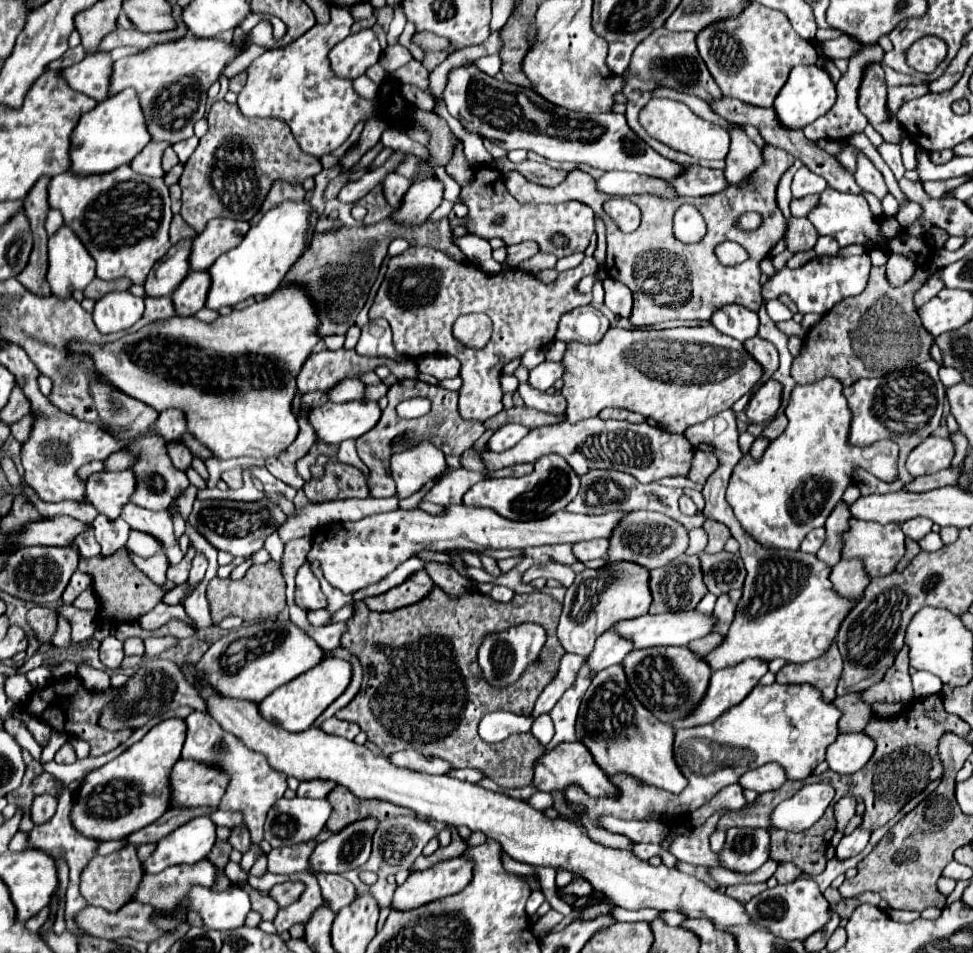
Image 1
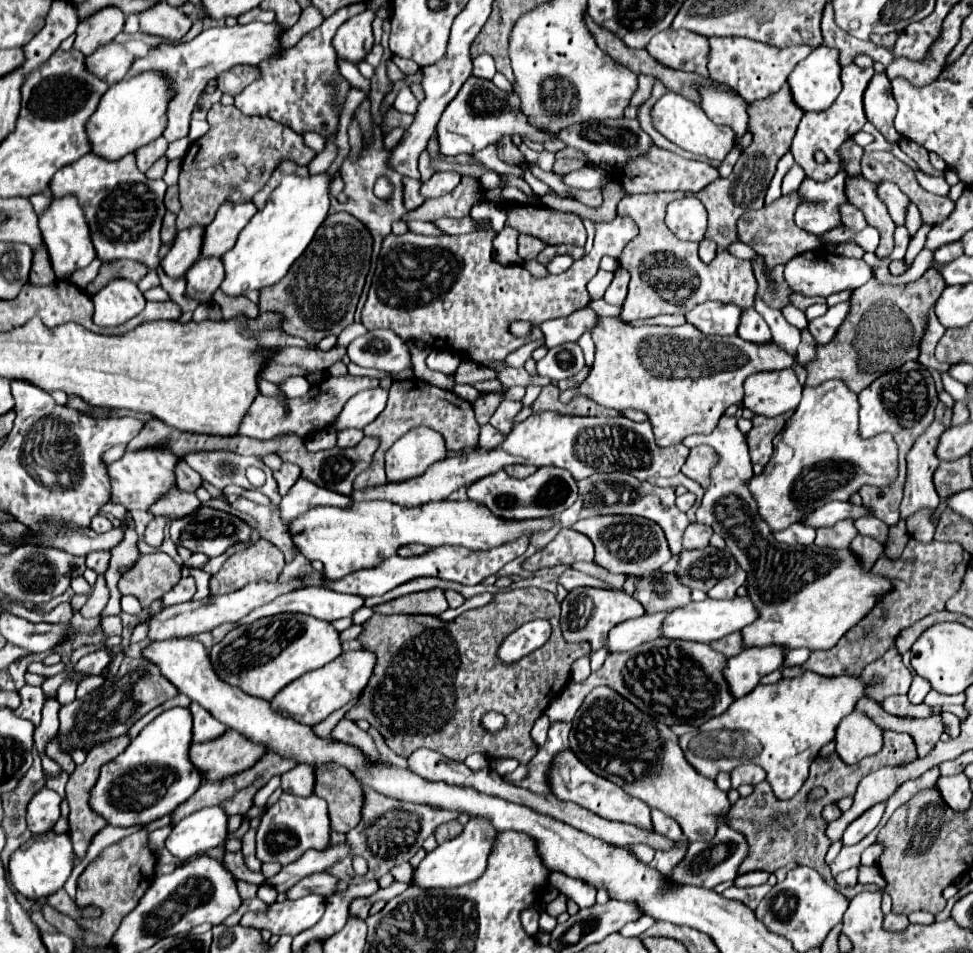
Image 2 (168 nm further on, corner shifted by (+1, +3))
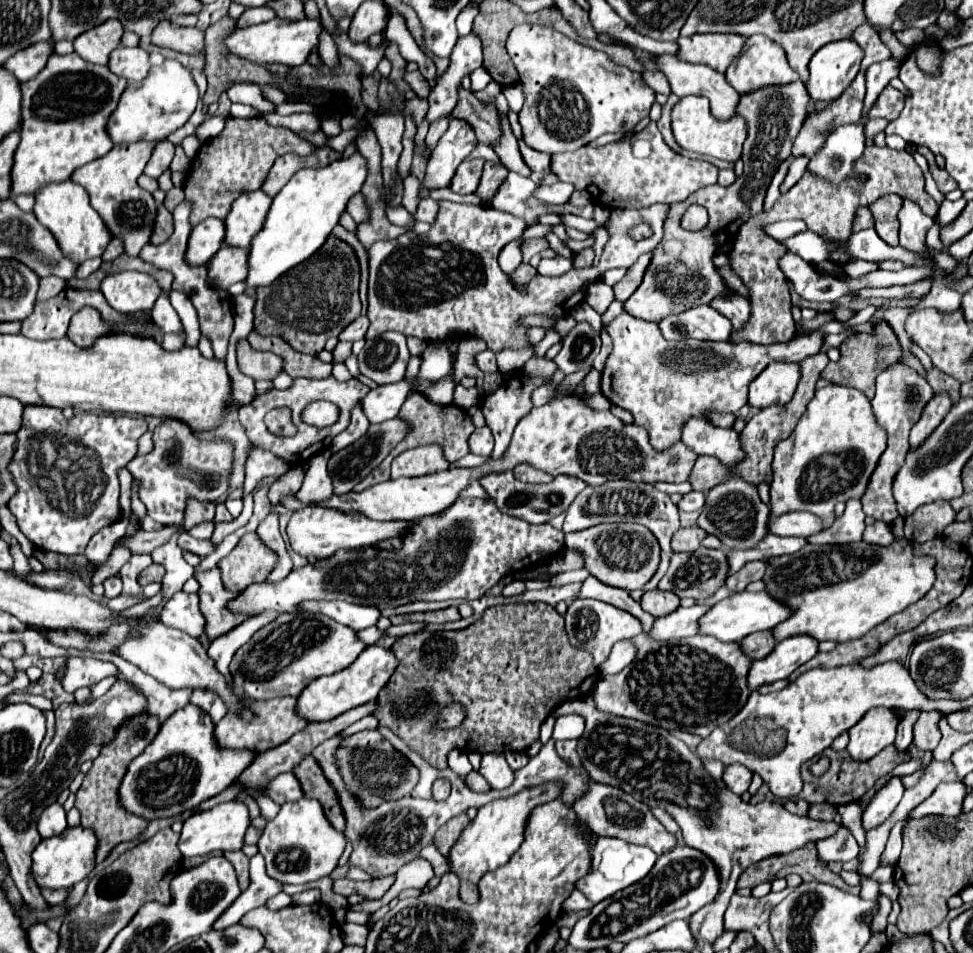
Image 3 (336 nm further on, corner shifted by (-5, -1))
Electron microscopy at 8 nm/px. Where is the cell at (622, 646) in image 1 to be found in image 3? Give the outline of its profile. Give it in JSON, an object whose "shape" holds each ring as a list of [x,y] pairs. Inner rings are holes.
{"shape":[[[696,604],[690,608],[678,608],[672,614],[656,618],[648,638],[650,640],[672,640],[672,638],[688,638],[698,634],[696,622],[708,610],[706,604]]]}

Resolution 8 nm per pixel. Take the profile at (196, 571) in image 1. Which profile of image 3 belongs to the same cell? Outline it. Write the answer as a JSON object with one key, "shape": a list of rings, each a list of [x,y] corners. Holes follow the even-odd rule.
{"shape":[[[184,590],[176,592],[162,608],[160,612],[160,622],[172,628],[180,628],[186,634],[192,634],[198,638],[204,630],[204,616],[198,608],[198,594],[186,594]]]}

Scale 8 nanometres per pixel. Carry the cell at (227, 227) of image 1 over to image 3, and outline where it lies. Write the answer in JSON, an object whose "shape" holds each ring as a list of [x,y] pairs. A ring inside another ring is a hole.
{"shape":[[[262,190],[242,194],[234,204],[228,216],[224,218],[226,226],[226,246],[236,248],[248,248],[252,234],[260,230],[264,222],[264,214],[268,212],[268,206],[272,204],[272,198],[268,198]]]}

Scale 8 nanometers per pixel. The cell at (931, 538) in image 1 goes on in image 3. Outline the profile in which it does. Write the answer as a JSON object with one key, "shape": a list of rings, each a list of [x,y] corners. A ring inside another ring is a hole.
{"shape":[[[930,502],[928,506],[920,506],[916,514],[906,518],[904,536],[910,542],[928,542],[932,538],[942,536],[944,528],[956,520],[954,508],[946,502]]]}

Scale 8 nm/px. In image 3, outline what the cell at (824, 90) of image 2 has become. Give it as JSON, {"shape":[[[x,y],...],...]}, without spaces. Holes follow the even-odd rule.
{"shape":[[[838,40],[832,44],[822,46],[810,60],[808,64],[808,82],[806,82],[806,90],[810,94],[810,98],[814,102],[828,102],[828,100],[836,100],[842,96],[842,92],[850,86],[850,82],[854,80],[854,76],[860,70],[860,60],[862,60],[864,52],[852,42],[852,40]]]}

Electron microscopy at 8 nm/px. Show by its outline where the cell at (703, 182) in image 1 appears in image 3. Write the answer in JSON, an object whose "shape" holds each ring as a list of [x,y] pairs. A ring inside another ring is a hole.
{"shape":[[[650,122],[628,142],[614,142],[600,148],[584,146],[574,152],[554,154],[550,168],[562,182],[572,182],[576,190],[590,192],[594,202],[608,208],[646,208],[658,202],[680,202],[688,198],[688,194],[712,186],[718,180],[718,168],[714,164],[684,158],[670,150],[656,122]]]}

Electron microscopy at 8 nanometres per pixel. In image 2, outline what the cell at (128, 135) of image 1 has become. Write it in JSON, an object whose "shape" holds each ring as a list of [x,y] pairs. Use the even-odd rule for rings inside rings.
{"shape":[[[142,72],[112,84],[110,90],[102,96],[98,110],[88,120],[92,152],[106,160],[118,160],[160,138],[166,128],[166,106],[170,104],[172,94],[174,88],[170,86],[170,78],[166,78],[166,74]]]}

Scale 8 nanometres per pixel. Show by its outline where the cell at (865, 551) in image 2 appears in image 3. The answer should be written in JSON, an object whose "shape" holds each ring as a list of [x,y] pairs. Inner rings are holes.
{"shape":[[[876,522],[874,526],[866,526],[866,530],[864,530],[864,542],[878,544],[878,546],[890,546],[894,542],[894,536],[892,536],[888,524]]]}

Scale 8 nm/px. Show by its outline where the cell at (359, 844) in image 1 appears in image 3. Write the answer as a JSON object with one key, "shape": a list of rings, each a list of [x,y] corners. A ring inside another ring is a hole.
{"shape":[[[262,854],[252,856],[250,858],[250,886],[248,886],[248,890],[244,890],[240,894],[240,898],[236,898],[236,902],[220,916],[220,920],[216,922],[214,928],[228,928],[232,924],[238,924],[246,912],[250,912],[258,906],[264,906],[266,900],[280,894],[282,888],[284,888],[282,882],[278,882],[266,874]]]}

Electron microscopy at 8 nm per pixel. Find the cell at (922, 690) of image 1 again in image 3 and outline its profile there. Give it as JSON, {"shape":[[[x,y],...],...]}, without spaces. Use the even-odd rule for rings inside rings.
{"shape":[[[908,710],[906,716],[900,720],[898,724],[898,738],[896,738],[896,746],[898,748],[908,748],[912,742],[912,726],[916,724],[918,716],[922,710]]]}

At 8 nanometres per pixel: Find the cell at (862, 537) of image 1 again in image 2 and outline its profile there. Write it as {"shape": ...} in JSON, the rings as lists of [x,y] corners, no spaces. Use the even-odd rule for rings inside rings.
{"shape":[[[874,516],[858,518],[858,520],[856,520],[856,530],[858,530],[862,536],[872,536],[872,538],[876,538],[876,540],[882,542],[882,544],[884,544],[886,534],[888,534],[888,526],[886,526],[882,520],[874,518]]]}

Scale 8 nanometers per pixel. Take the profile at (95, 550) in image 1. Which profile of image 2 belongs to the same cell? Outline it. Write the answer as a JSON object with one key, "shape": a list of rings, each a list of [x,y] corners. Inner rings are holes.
{"shape":[[[92,552],[86,556],[86,566],[92,568],[98,576],[106,574],[108,562],[110,562],[110,552]]]}

